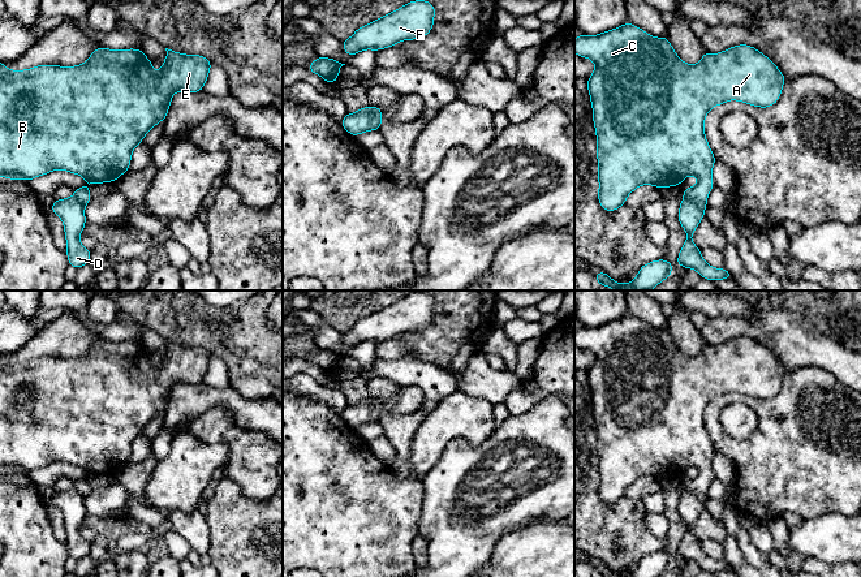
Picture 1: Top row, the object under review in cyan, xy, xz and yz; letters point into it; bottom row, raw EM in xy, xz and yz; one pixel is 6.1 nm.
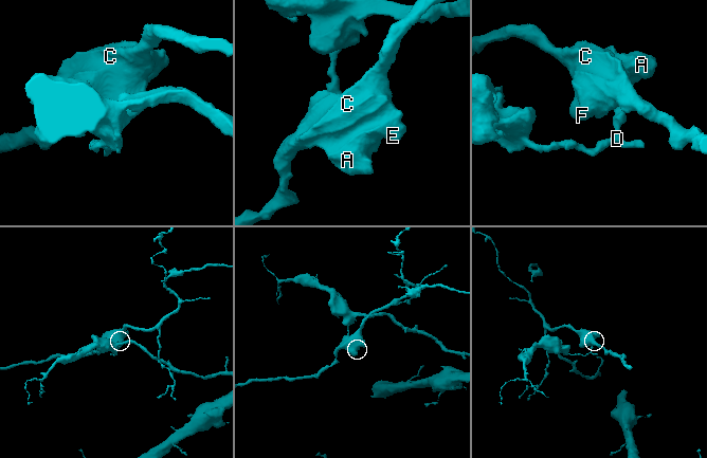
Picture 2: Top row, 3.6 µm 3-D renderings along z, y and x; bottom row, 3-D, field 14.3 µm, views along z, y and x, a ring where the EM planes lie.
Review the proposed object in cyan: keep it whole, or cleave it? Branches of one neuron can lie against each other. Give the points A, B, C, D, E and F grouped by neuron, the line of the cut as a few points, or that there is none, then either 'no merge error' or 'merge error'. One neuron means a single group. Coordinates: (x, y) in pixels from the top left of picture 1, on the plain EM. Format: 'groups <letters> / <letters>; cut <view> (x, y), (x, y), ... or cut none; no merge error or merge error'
groups A B C E F / D; cut xz (375, 399), (371, 404), (369, 421); merge error

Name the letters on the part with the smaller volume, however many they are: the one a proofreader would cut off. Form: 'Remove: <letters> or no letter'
Remove: A, B, C, E, F

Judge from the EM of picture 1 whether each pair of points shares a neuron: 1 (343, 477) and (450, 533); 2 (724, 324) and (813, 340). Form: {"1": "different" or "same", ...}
{"1": "different", "2": "same"}

